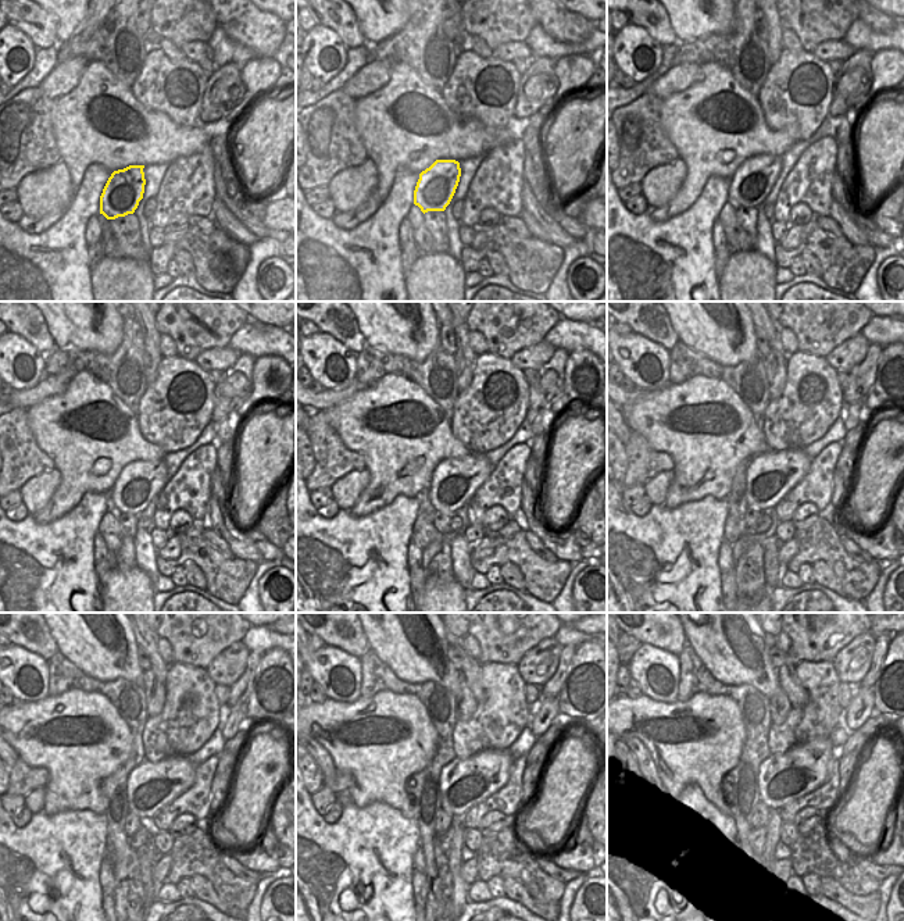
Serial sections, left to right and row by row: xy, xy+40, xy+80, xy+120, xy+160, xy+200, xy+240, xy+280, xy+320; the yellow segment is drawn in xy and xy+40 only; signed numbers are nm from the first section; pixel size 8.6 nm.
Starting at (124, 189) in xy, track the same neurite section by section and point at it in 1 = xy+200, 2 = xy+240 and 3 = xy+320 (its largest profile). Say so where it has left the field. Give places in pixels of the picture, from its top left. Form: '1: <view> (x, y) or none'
1: xy+200 (771, 475)
2: xy+240 (150, 785)
3: xy+320 (782, 778)

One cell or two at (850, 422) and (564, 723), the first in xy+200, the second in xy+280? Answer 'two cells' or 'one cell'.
two cells

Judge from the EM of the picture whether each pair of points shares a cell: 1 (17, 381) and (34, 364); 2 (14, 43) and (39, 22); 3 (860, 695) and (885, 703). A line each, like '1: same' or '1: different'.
1: same
2: different
3: different

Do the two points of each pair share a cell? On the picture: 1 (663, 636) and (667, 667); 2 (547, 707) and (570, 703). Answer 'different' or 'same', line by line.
1: different
2: different

